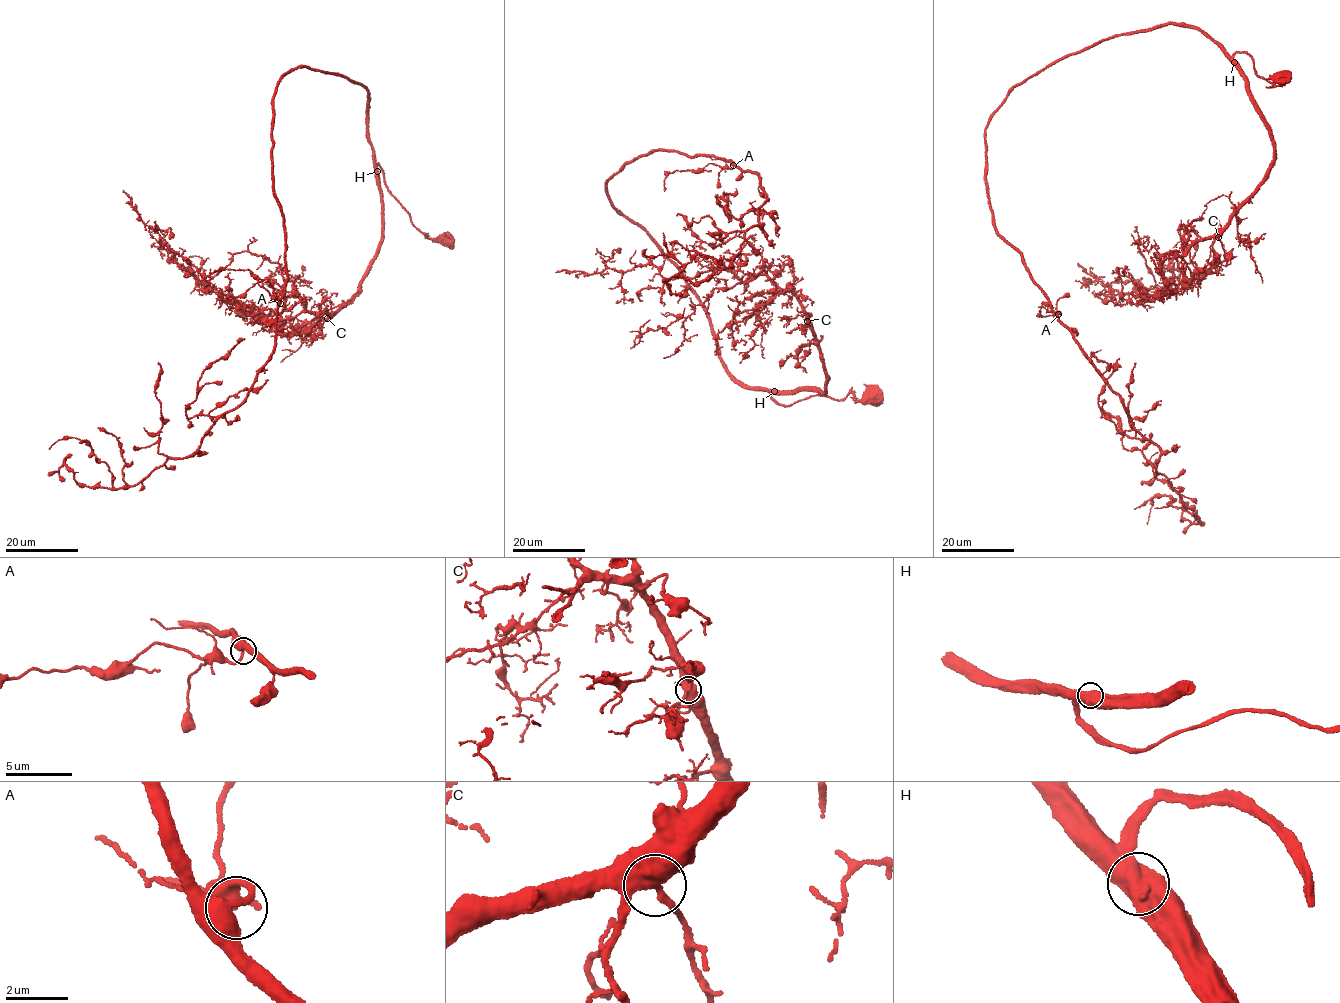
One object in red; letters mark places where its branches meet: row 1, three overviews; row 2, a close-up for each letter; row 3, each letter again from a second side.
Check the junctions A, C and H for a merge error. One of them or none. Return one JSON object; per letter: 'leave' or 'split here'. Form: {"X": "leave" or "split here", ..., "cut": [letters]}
{"A": "leave", "C": "leave", "H": "leave", "cut": []}

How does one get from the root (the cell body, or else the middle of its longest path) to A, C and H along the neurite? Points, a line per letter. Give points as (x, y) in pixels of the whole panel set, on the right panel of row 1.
A: (1280, 78), (1271, 87), (1252, 57), (1165, 23), (1011, 89), (985, 132), (992, 224), (1058, 314)
C: (1280, 78), (1271, 87), (1255, 71), (1252, 57), (1233, 55), (1274, 157), (1268, 178), (1218, 237)
H: (1280, 78), (1280, 85), (1271, 87), (1272, 83), (1256, 74), (1253, 57), (1245, 53), (1235, 54), (1233, 62)

